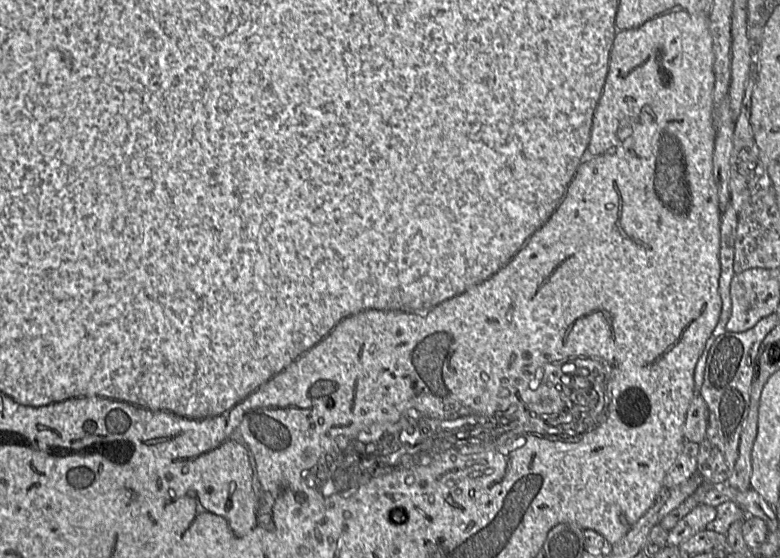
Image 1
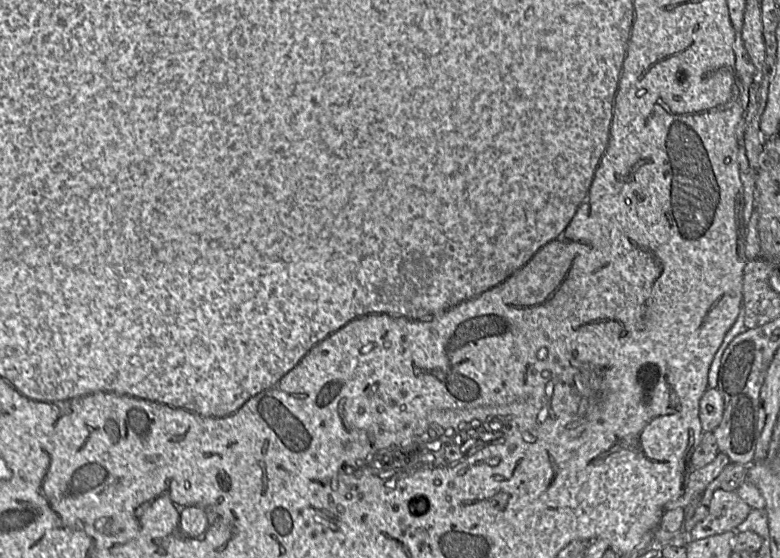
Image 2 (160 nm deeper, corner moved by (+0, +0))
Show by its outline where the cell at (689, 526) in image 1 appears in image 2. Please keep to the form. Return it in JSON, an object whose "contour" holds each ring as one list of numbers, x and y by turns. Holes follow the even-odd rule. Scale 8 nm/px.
{"contour":[[724,490,714,493,708,509,708,515,687,533,690,540,735,531,752,510,736,491]]}

